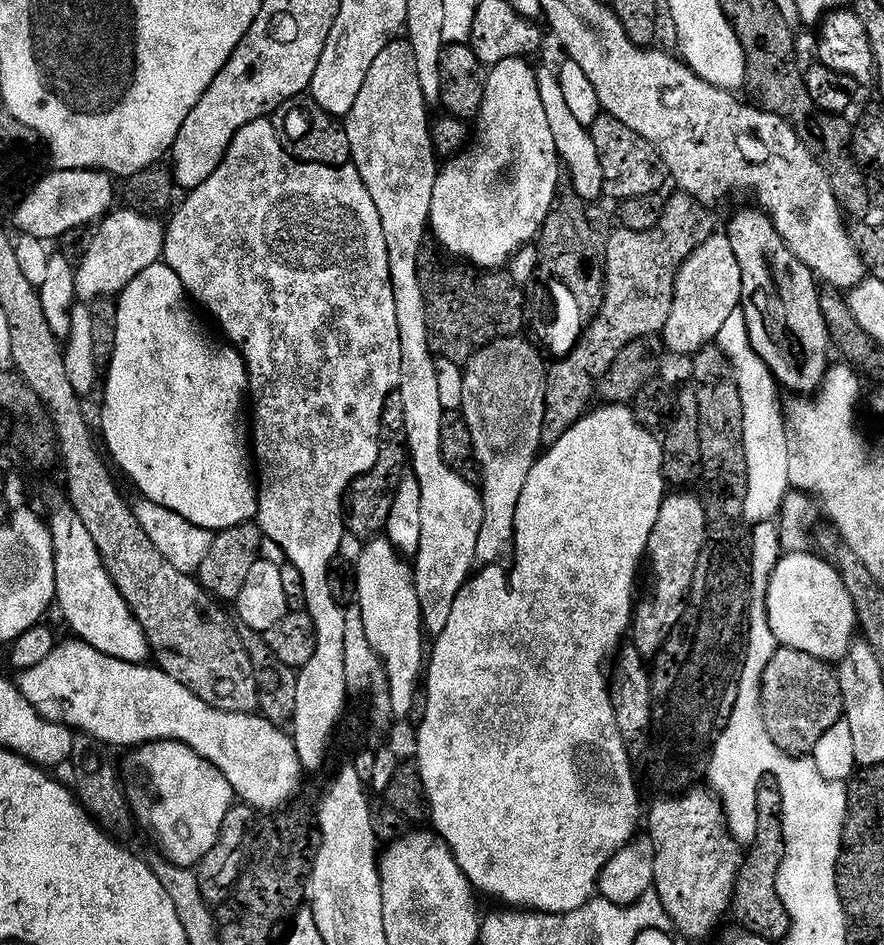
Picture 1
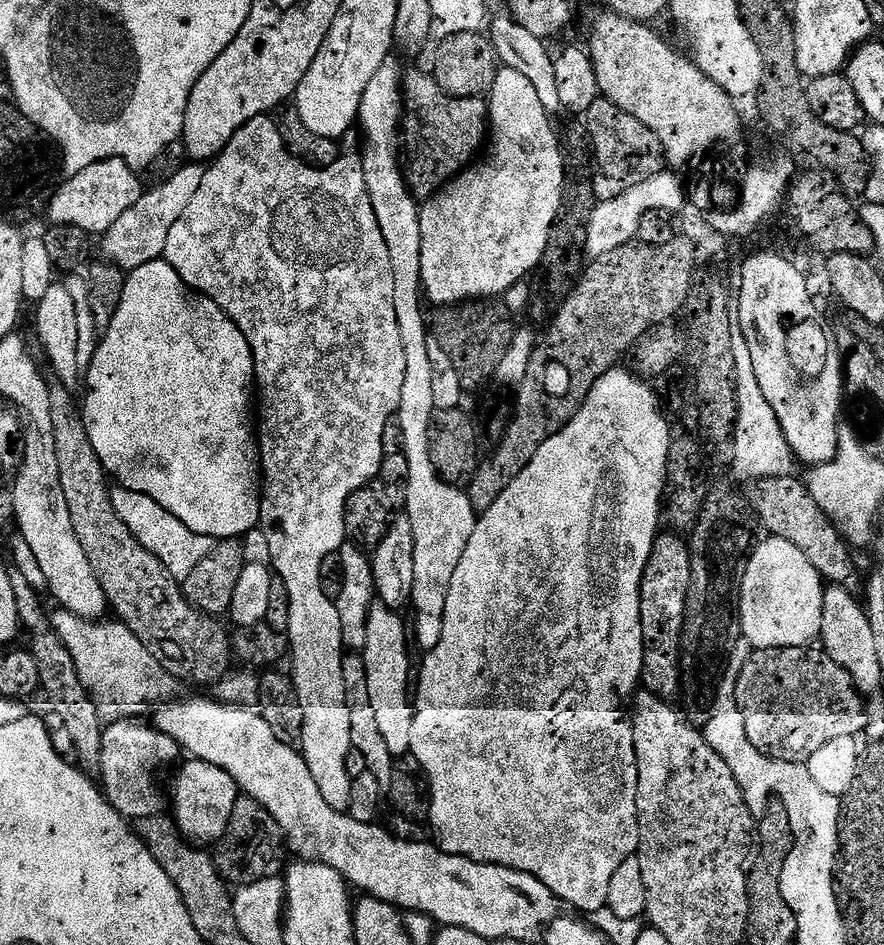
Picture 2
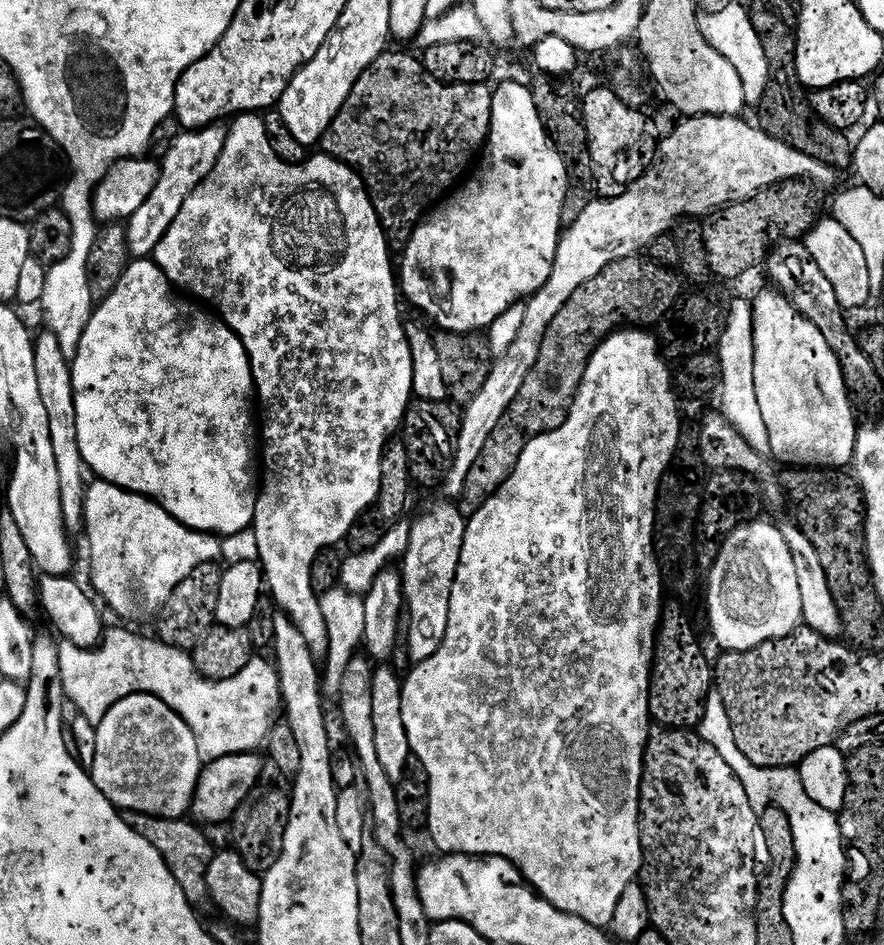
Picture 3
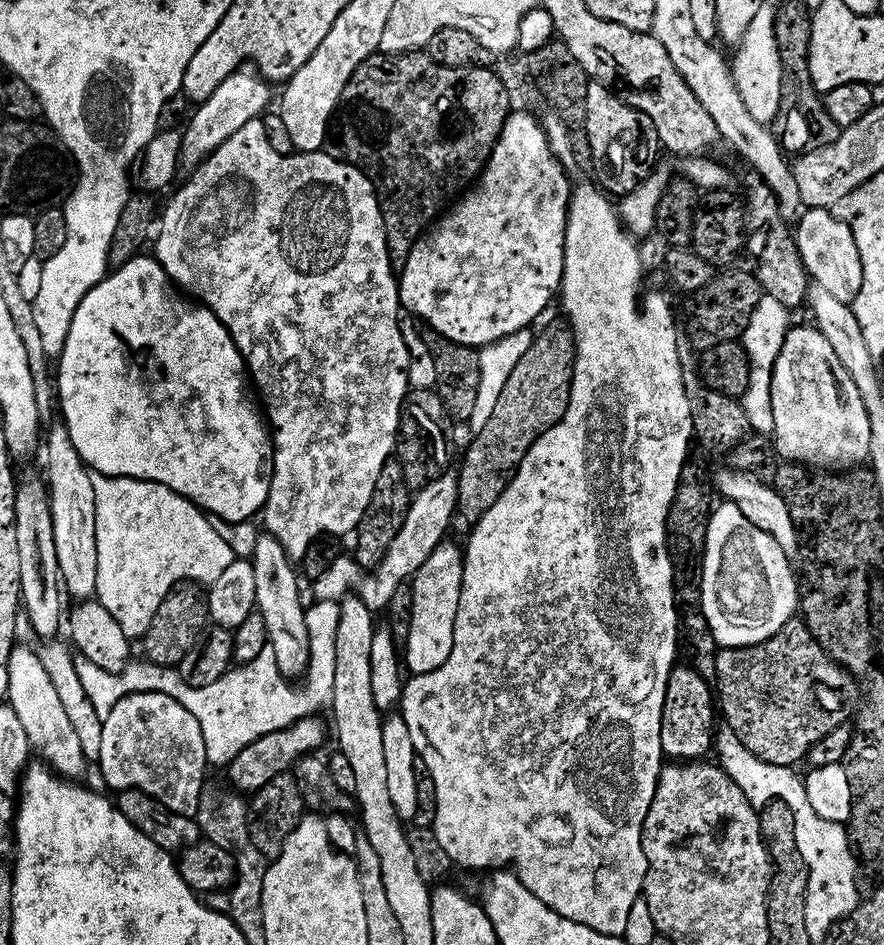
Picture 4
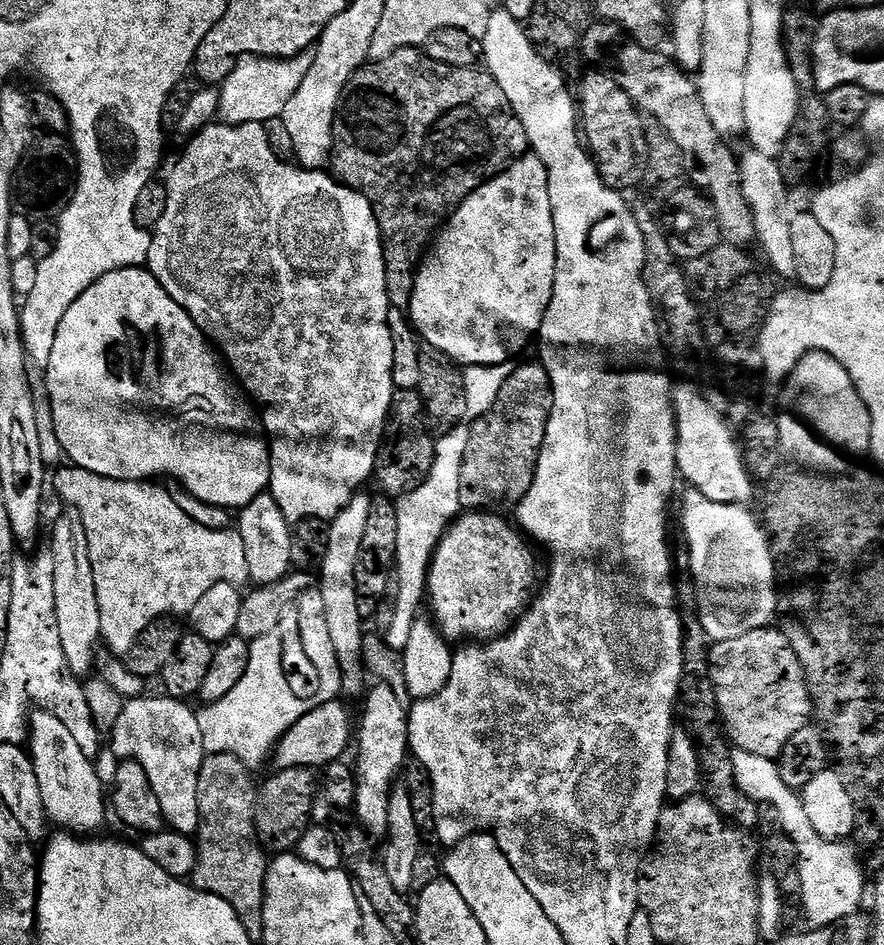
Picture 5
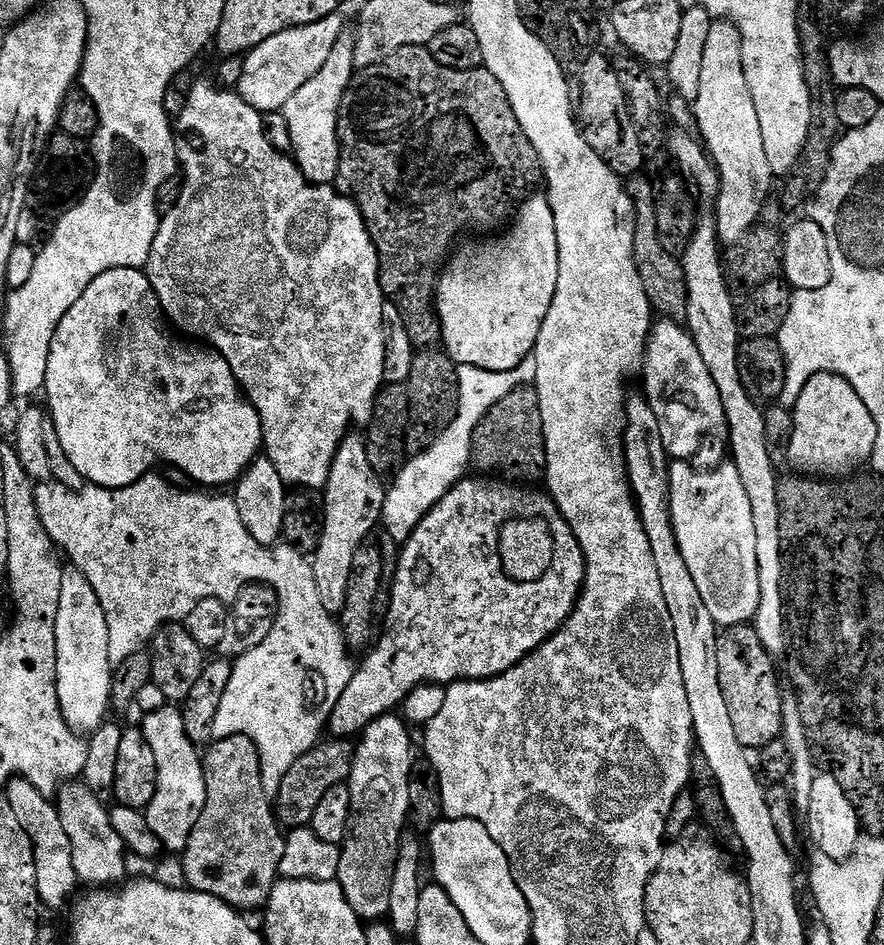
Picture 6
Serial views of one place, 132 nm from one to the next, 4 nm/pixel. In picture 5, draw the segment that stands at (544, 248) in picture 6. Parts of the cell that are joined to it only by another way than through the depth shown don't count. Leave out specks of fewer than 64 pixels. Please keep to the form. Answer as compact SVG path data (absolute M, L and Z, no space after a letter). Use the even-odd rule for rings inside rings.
M525 154L512 161L504 171L499 172L492 180L486 181L478 190L474 190L459 206L455 212L444 221L442 227L437 231L434 239L431 241L430 247L427 249L426 255L421 259L419 268L416 269L416 281L414 282L414 290L412 291L412 300L408 303L406 312L410 317L413 329L418 333L419 339L425 344L434 346L438 350L442 350L442 354L446 354L451 360L455 360L460 366L475 366L478 364L507 364L513 358L515 352L520 352L528 344L528 339L533 339L534 334L539 333L542 326L542 318L546 314L546 310L550 306L550 298L554 294L554 274L556 273L556 231L554 230L554 214L552 213L552 199L550 198L550 182L548 181L548 167L542 162L542 158L538 158L534 154Z

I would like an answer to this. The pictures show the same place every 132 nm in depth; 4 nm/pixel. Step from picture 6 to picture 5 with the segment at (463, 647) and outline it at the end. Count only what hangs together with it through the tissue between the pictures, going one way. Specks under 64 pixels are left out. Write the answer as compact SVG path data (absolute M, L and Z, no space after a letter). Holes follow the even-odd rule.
M492 510L465 511L448 525L448 531L440 537L440 542L436 545L436 551L432 554L432 559L426 573L426 604L427 607L428 604L432 607L432 613L430 613L431 619L434 621L436 627L440 629L444 639L449 642L455 642L455 640L460 640L456 642L487 642L497 636L503 636L524 615L526 609L534 599L534 593L537 591L536 556L532 553L533 545L529 543L524 533L520 531L519 527L511 519L508 519L509 521L503 520L502 517L496 515L500 514ZM337 698L326 702L317 709L312 710L308 714L302 714L302 718L298 718L298 722L294 722L294 726L290 726L290 730L286 730L286 734L282 734L282 738L276 743L270 757L271 763L277 769L282 768L310 768L313 770L323 770L328 764L333 764L335 760L344 760L346 754L344 751L349 751L350 745L354 740L354 712L343 704L343 699Z

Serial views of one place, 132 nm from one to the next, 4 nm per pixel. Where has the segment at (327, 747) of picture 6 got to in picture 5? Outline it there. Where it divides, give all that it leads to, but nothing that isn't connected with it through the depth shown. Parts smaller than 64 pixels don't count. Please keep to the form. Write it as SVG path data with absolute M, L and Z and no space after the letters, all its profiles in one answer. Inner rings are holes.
M282 768L259 785L256 794L256 838L272 854L284 854L299 845L302 834L310 826L312 803L318 800L318 780L310 768Z

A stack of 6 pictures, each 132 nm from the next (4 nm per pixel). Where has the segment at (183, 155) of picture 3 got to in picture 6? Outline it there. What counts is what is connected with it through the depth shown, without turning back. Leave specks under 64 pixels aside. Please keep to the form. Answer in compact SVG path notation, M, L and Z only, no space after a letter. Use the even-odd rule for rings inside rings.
M340 14L327 16L306 26L282 30L282 34L274 34L274 38L266 38L266 42L244 56L242 76L236 83L235 91L261 114L284 109L286 102L290 102L290 98L294 98L294 94L298 94L298 90L302 90L302 86L306 86L318 70L322 70L330 50L341 38L344 30L342 17Z

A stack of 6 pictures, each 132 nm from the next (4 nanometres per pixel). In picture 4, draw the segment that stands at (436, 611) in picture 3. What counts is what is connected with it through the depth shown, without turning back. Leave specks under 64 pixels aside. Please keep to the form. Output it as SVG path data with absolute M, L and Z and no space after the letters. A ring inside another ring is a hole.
M451 542L439 544L412 577L412 621L408 624L408 649L402 652L403 663L412 676L430 674L446 666L446 658L454 650L454 622L458 618L463 577L464 553L461 545Z

